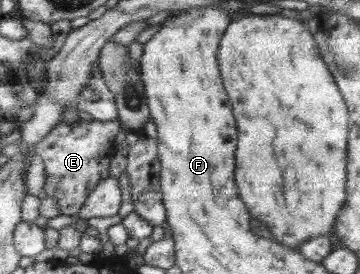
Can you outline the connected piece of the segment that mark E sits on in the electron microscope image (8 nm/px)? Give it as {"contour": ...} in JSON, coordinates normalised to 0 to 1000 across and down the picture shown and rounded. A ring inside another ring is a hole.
{"contour":[[[219,438],[219,445],[164,445],[136,485],[97,529],[97,562],[114,569],[125,606],[128,661],[122,693],[131,719],[158,730],[169,785],[214,785],[219,763],[236,748],[247,704],[281,664],[303,646],[303,591],[322,562],[319,496],[336,478],[336,438],[297,445],[278,438]]]}

